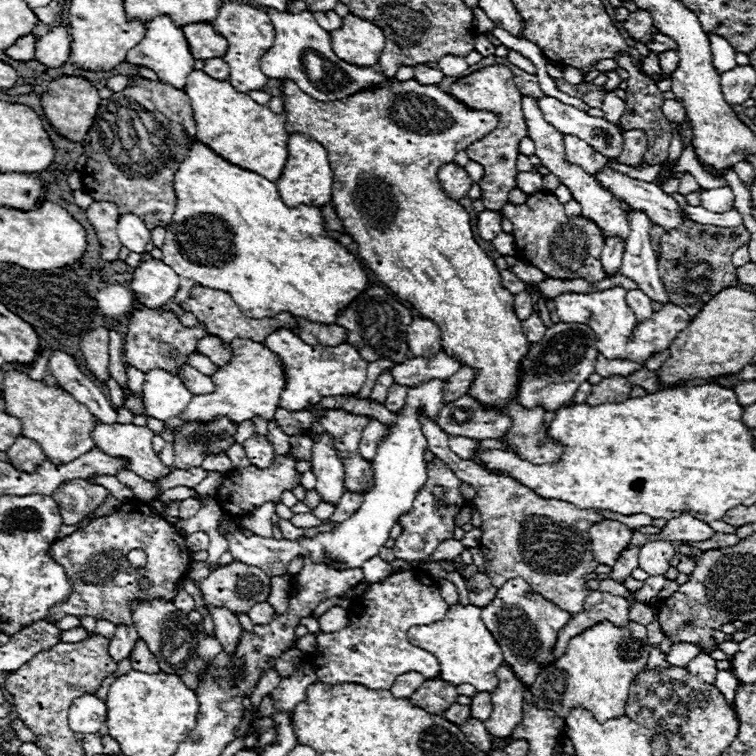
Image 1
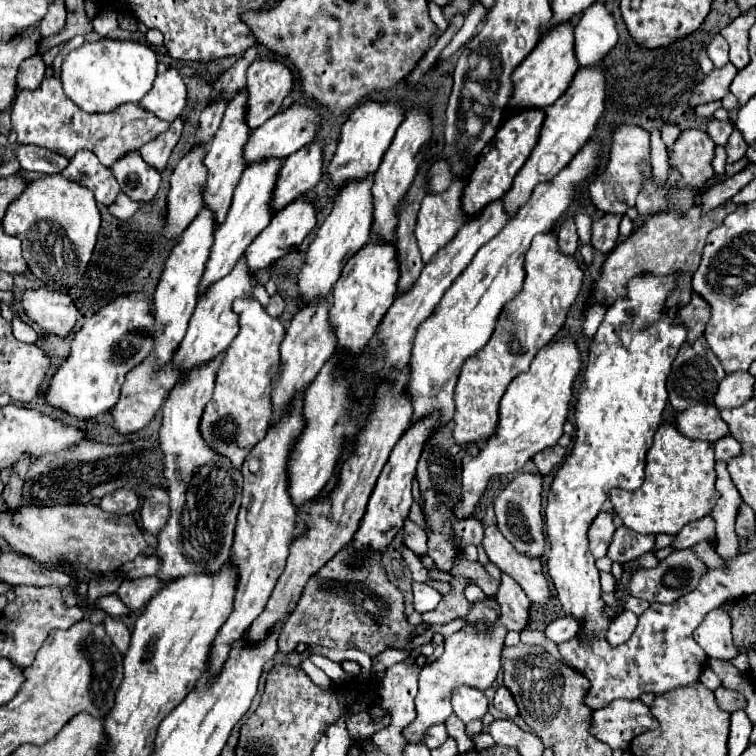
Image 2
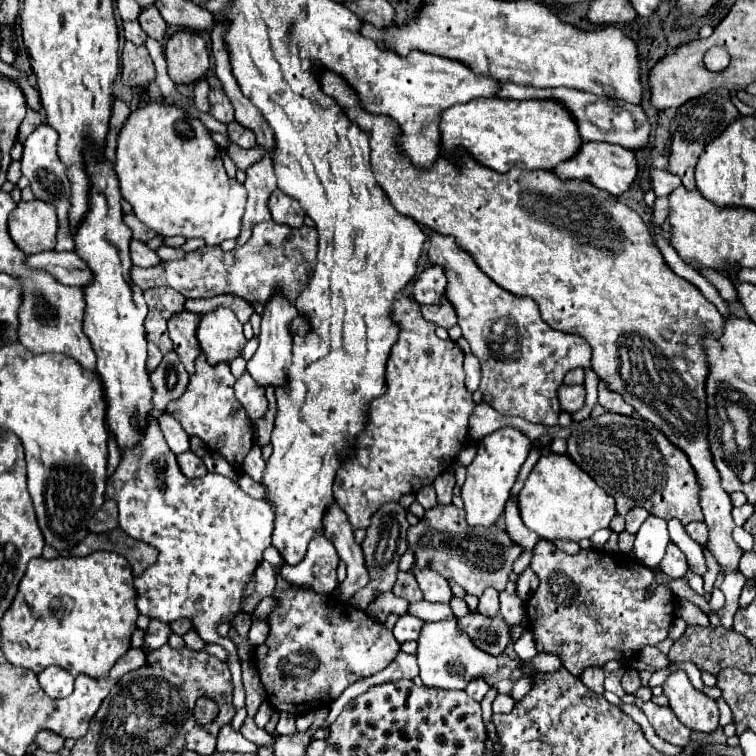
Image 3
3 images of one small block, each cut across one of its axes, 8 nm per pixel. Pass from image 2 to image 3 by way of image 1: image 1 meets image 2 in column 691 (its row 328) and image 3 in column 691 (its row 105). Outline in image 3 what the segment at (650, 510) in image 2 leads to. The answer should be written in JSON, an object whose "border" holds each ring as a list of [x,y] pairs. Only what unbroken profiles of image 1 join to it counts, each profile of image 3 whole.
{"border":[[[320,70],[314,72],[314,78],[320,82],[322,90],[340,104],[346,116],[370,134],[372,172],[394,208],[400,214],[414,218],[422,226],[454,236],[456,244],[464,248],[464,252],[476,260],[480,270],[498,286],[516,296],[530,296],[536,300],[542,318],[554,330],[580,334],[586,338],[592,346],[592,370],[598,374],[598,378],[604,380],[614,392],[620,392],[644,420],[660,428],[668,440],[690,458],[702,486],[700,500],[704,522],[710,528],[706,550],[716,558],[724,576],[738,572],[744,550],[732,538],[732,502],[720,486],[720,476],[712,464],[712,454],[708,448],[704,392],[708,362],[704,360],[704,346],[700,344],[704,328],[710,332],[720,332],[724,318],[694,284],[686,282],[668,268],[642,218],[608,192],[584,180],[562,180],[556,172],[528,172],[512,168],[506,174],[498,174],[492,168],[476,164],[476,160],[468,154],[458,156],[458,152],[454,156],[438,156],[430,168],[418,170],[412,160],[402,154],[402,130],[390,116],[370,114],[360,108],[362,104],[356,90],[340,74],[336,76],[332,70]]]}

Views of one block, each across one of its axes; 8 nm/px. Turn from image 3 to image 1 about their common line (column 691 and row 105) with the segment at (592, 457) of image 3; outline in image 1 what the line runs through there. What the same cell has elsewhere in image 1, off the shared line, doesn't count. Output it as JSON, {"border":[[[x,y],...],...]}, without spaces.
{"border":[[[500,64],[486,66],[486,68],[466,76],[466,78],[460,78],[458,82],[454,82],[450,86],[450,94],[458,102],[462,102],[468,110],[488,110],[488,112],[498,116],[496,130],[492,130],[490,134],[480,138],[476,144],[466,148],[470,160],[482,164],[482,168],[484,168],[484,178],[480,182],[484,208],[498,212],[508,202],[510,190],[516,188],[516,176],[518,176],[516,160],[518,160],[518,154],[520,154],[518,144],[520,144],[522,138],[528,136],[526,120],[524,120],[524,114],[522,114],[522,94],[514,86],[512,72],[506,66],[500,66]]]}

